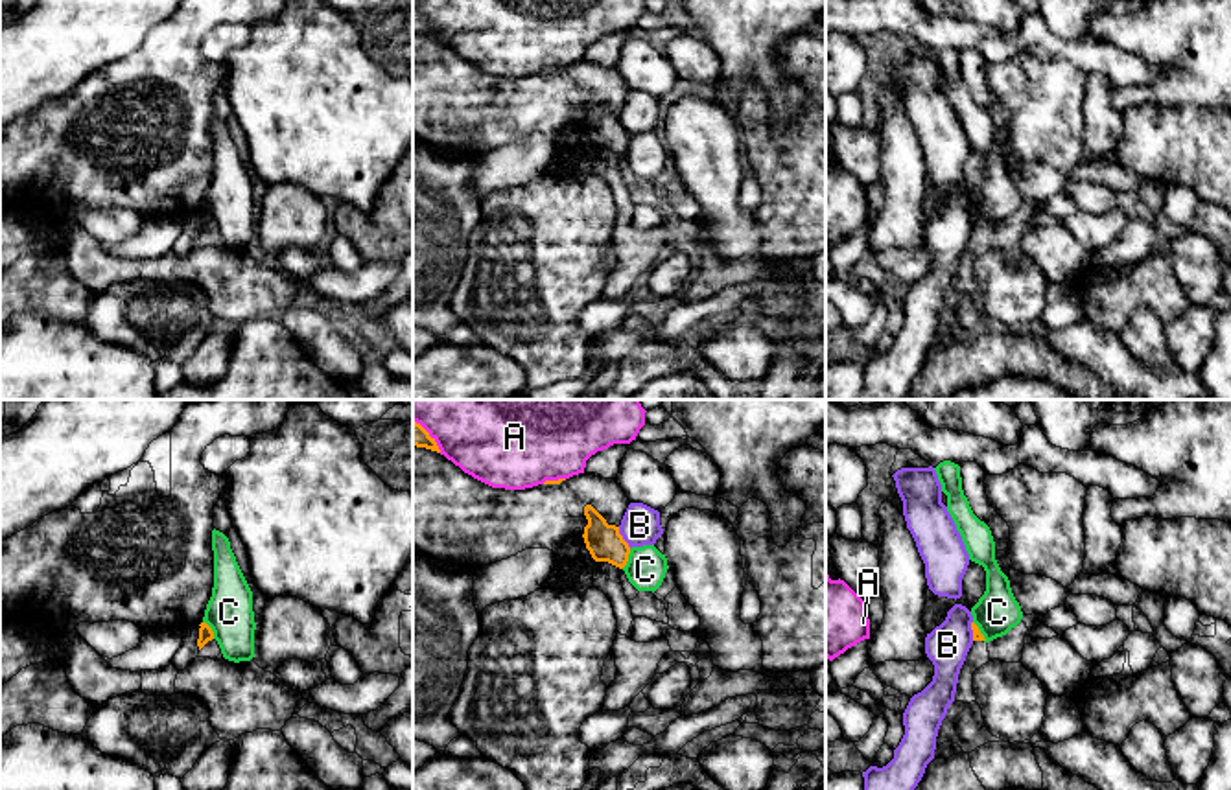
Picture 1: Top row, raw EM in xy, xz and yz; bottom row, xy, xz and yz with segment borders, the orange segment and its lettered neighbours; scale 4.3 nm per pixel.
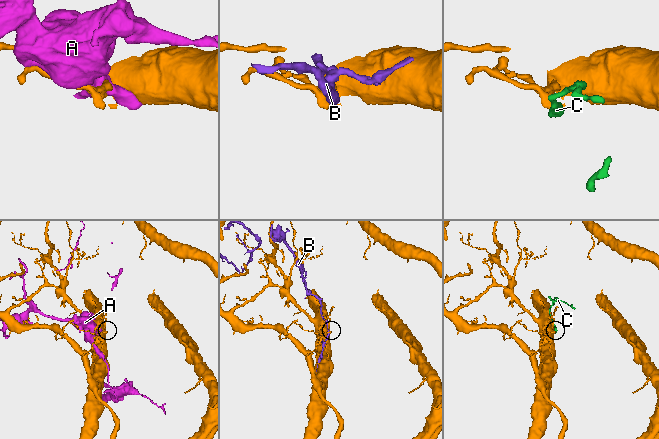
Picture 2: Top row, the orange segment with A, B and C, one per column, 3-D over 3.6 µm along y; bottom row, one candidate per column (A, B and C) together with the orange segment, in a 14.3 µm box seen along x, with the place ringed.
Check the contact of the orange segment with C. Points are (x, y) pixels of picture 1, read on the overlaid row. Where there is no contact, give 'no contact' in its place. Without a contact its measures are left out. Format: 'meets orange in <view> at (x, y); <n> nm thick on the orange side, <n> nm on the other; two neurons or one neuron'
meets orange in xz at (627, 558); 160 nm thick on the orange side, 180 nm on the other; two neurons

